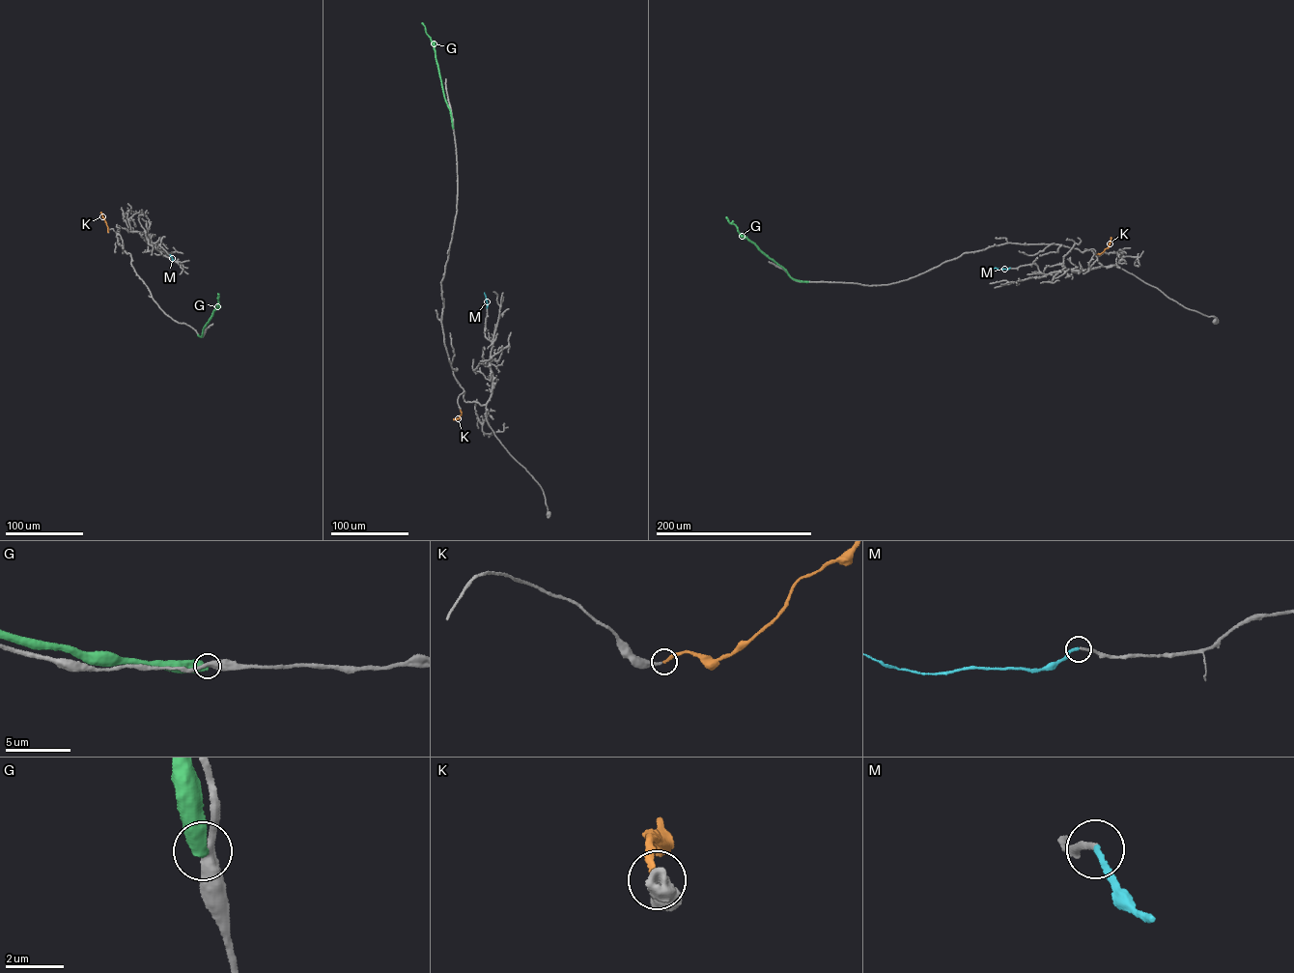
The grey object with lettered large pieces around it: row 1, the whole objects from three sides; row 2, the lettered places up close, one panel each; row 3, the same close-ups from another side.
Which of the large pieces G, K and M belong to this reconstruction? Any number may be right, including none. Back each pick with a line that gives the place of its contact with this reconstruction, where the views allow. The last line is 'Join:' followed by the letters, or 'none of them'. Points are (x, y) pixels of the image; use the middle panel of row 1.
K: meets grey at (460, 410)
M: meets grey at (487, 307)
Join: K, M

